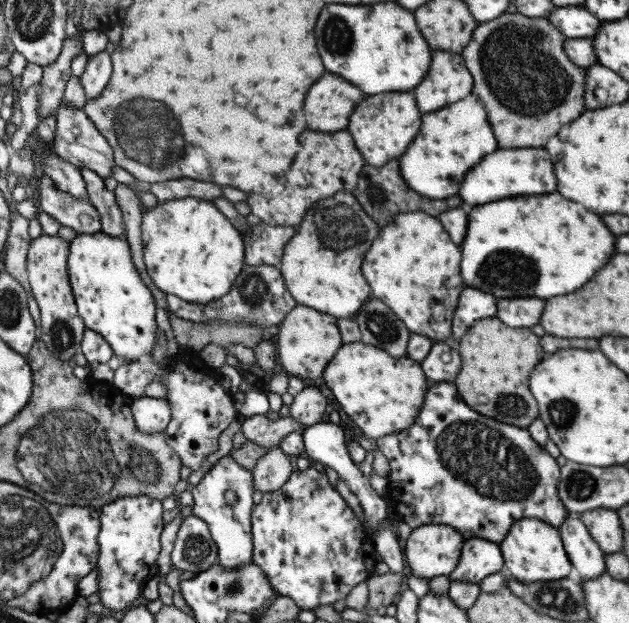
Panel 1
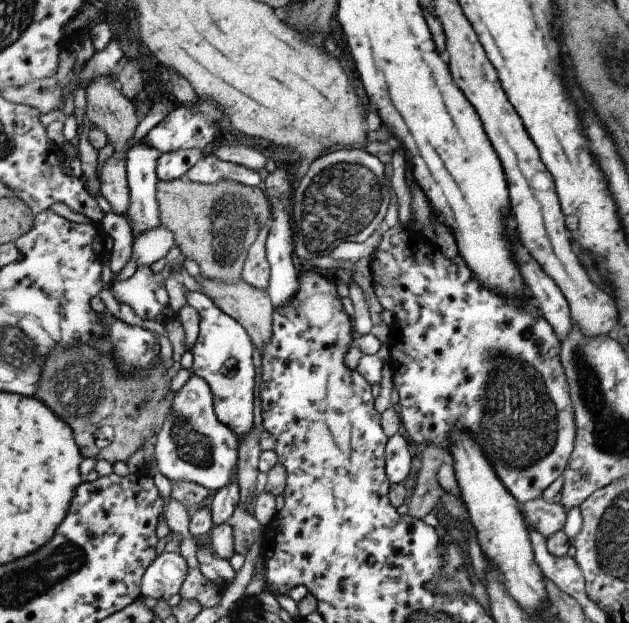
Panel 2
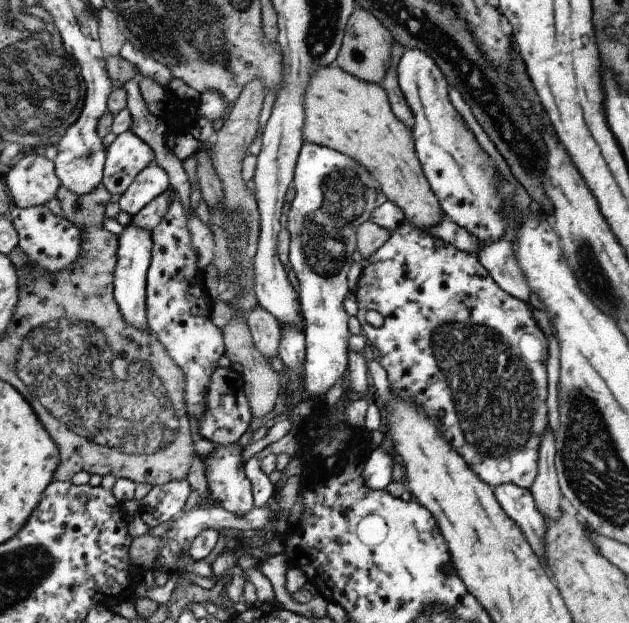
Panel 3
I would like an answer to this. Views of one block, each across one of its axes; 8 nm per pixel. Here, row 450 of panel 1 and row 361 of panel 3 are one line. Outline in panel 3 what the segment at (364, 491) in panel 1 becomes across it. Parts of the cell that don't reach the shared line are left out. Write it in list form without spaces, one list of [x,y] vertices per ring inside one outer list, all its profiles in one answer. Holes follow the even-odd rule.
[[[305,144],[293,186],[297,188],[297,196],[291,202],[287,230],[291,236],[289,262],[299,280],[301,308],[307,324],[307,362],[303,370],[303,386],[309,396],[321,396],[329,392],[331,386],[351,368],[351,332],[349,314],[345,310],[345,298],[351,292],[347,276],[353,264],[351,256],[357,250],[357,228],[371,220],[371,212],[375,210],[375,196],[379,194],[379,182],[363,164],[353,160],[353,156],[317,144]]]

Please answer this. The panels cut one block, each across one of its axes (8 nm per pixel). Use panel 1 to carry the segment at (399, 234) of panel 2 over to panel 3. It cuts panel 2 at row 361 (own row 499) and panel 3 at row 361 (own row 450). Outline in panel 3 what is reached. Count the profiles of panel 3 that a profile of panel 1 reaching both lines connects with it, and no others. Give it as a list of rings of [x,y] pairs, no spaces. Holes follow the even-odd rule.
[[[383,202],[377,206],[371,212],[371,222],[385,228],[389,238],[367,258],[353,300],[357,302],[361,334],[373,350],[381,352],[377,362],[387,372],[391,392],[421,410],[479,480],[491,488],[513,484],[529,490],[537,476],[539,444],[549,430],[545,408],[547,340],[535,320],[533,312],[537,310],[501,290],[475,254],[467,254],[411,224],[397,204]],[[367,310],[377,310],[383,316],[381,328],[365,322]]]

